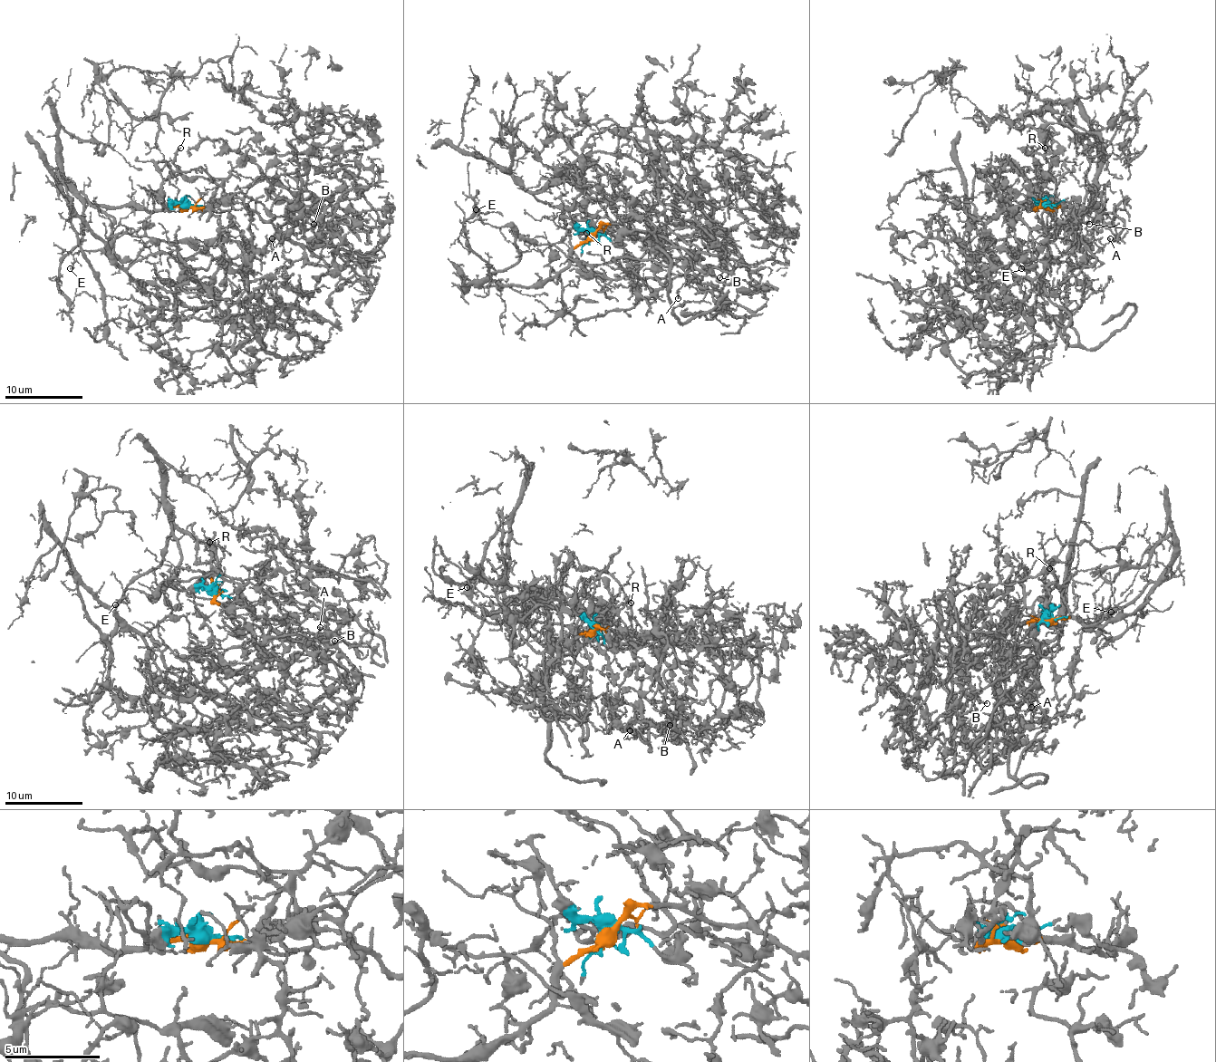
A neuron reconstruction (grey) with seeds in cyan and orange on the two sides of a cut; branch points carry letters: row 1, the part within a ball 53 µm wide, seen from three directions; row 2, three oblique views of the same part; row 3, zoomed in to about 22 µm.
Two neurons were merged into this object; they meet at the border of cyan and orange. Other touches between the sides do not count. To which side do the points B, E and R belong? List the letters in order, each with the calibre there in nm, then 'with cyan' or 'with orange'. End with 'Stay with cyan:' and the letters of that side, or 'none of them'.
B: 110 nm thick; with cyan
E: 180 nm thick; with orange
R: 200 nm thick; with cyan
Stay with cyan: B, R

